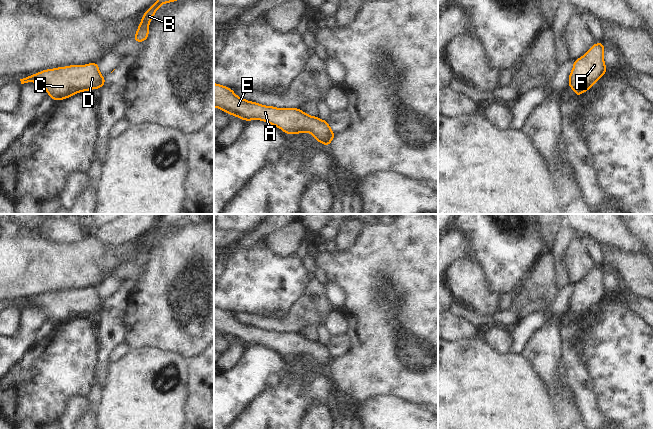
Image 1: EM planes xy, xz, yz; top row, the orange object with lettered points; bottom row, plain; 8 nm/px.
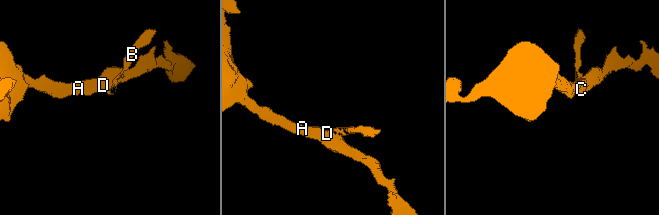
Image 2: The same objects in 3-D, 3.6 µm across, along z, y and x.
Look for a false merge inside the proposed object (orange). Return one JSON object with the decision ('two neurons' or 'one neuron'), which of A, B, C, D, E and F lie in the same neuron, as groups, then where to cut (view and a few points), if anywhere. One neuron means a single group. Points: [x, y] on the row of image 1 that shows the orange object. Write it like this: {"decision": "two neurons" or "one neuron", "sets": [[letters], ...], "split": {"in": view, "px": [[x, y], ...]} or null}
{"decision": "two neurons", "sets": [["A", "C", "D", "E", "F"], ["B"]], "split": {"in": "xy", "px": [[104, 77], [99, 88]]}}

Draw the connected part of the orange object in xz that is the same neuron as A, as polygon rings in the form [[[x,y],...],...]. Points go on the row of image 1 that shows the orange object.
[[[214,83],[214,107],[241,118],[244,121],[262,120],[280,128],[286,134],[309,132],[315,137],[316,141],[321,142],[325,146],[329,146],[335,136],[335,133],[330,130],[329,124],[325,120],[310,116],[299,108],[275,108],[273,106],[264,106],[256,102],[250,102],[238,97],[231,88],[216,83]]]

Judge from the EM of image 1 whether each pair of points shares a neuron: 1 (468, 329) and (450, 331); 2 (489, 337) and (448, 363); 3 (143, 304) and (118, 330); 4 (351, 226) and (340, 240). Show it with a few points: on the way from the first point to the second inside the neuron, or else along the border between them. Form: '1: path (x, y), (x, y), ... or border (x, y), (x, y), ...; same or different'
1: path (464, 329), (454, 329); same
2: border (479, 334), (490, 347), (503, 354); different
3: border (130, 300), (125, 315), (126, 342); different
4: path (351, 229), (343, 237); same

